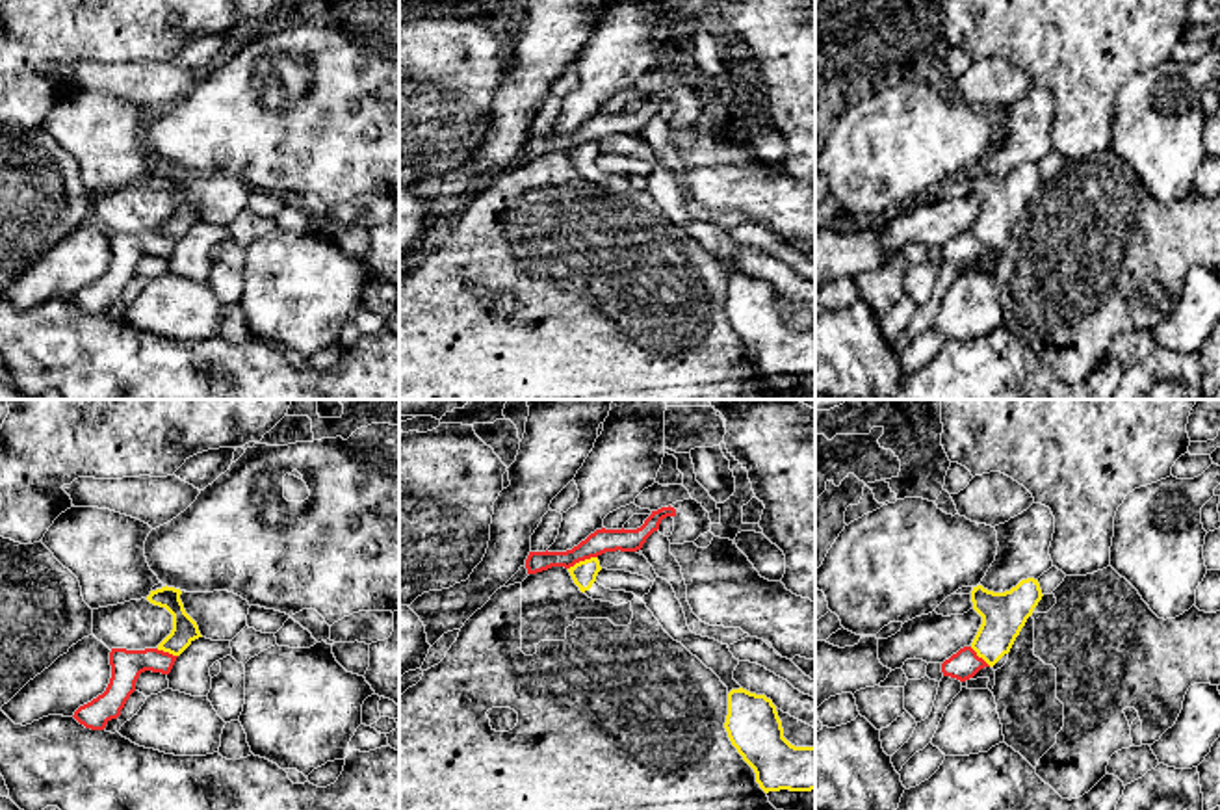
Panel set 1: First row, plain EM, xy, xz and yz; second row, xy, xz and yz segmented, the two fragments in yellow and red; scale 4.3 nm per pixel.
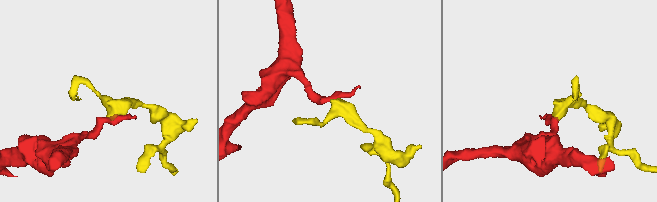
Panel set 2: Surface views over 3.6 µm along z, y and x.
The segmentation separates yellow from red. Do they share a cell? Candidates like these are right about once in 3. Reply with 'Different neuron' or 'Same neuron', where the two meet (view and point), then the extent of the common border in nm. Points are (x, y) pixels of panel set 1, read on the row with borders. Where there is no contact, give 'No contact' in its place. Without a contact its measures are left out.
Different neuron. Touches yellow at xz (582, 561). Shared border 140 nm

